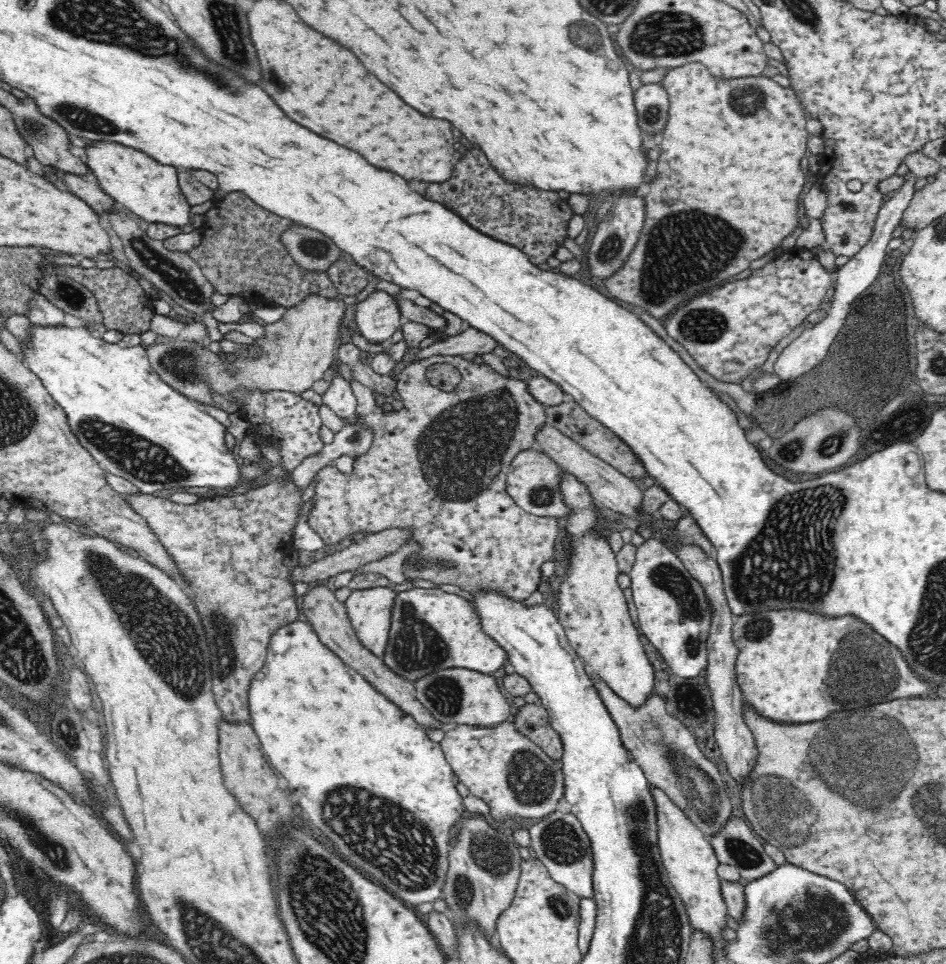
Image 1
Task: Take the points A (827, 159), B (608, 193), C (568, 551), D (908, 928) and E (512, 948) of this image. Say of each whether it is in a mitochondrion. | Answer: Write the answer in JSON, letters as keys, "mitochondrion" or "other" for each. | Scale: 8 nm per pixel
{"A":"other","B":"other","C":"other","D":"other","E":"other"}

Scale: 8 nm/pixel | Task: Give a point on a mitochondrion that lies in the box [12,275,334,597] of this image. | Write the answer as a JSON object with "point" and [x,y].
{"point":[143,459]}

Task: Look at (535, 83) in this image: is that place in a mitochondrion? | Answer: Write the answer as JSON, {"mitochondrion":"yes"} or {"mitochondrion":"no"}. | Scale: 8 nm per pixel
{"mitochondrion":"no"}

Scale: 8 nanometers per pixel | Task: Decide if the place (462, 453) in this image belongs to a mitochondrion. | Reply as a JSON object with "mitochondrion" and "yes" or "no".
{"mitochondrion":"yes"}

